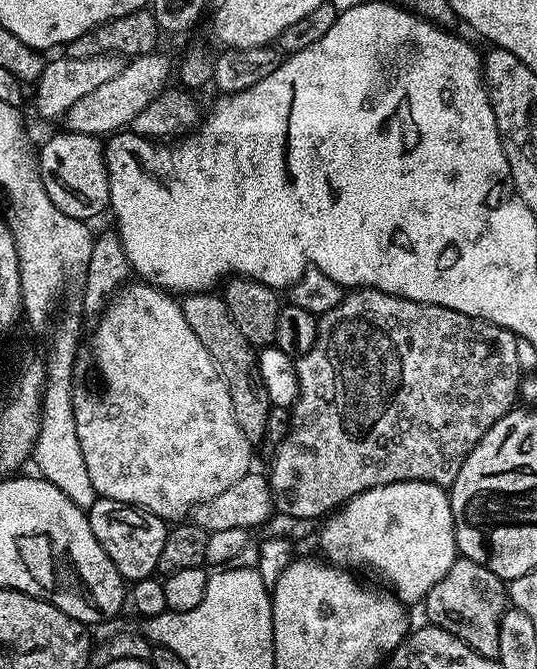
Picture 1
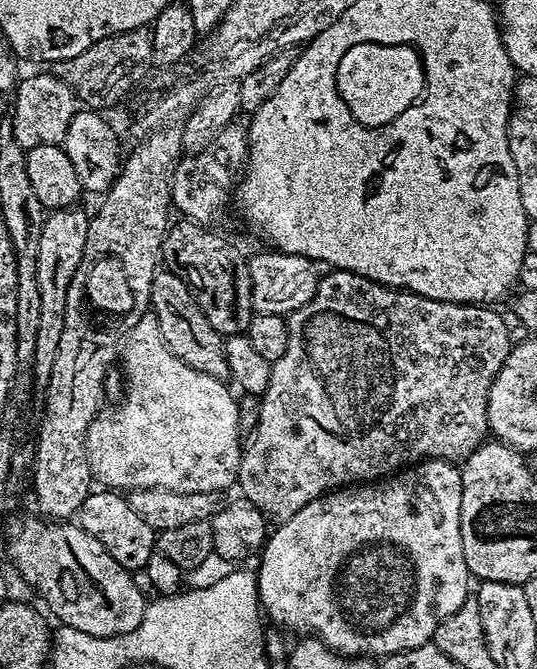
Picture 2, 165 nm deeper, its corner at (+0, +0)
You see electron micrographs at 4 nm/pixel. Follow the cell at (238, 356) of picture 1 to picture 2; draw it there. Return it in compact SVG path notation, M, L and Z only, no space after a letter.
M160 270L153 278L151 311L164 326L164 337L178 359L186 362L194 370L205 372L217 378L229 375L225 337L210 324L203 309L196 300L196 293L188 287L187 279L179 271Z

